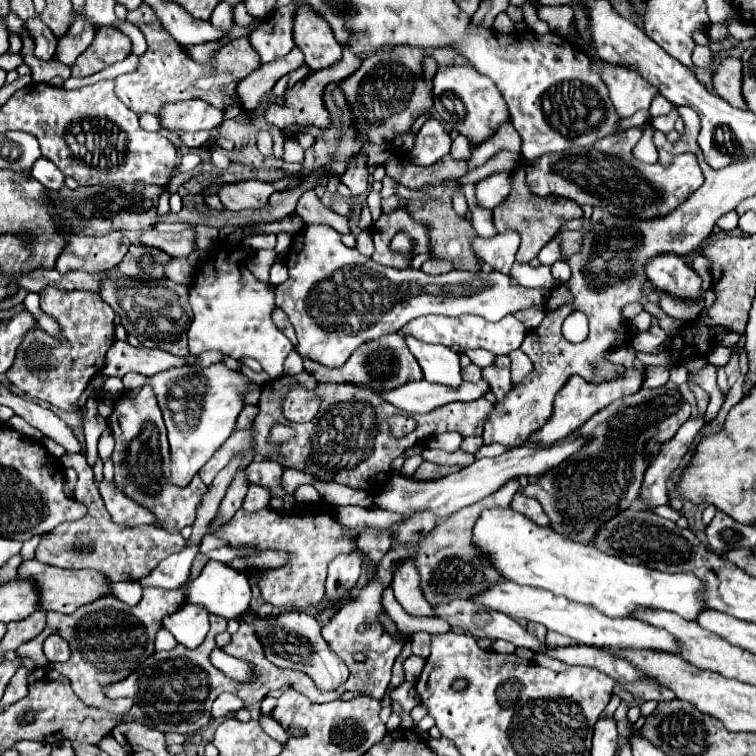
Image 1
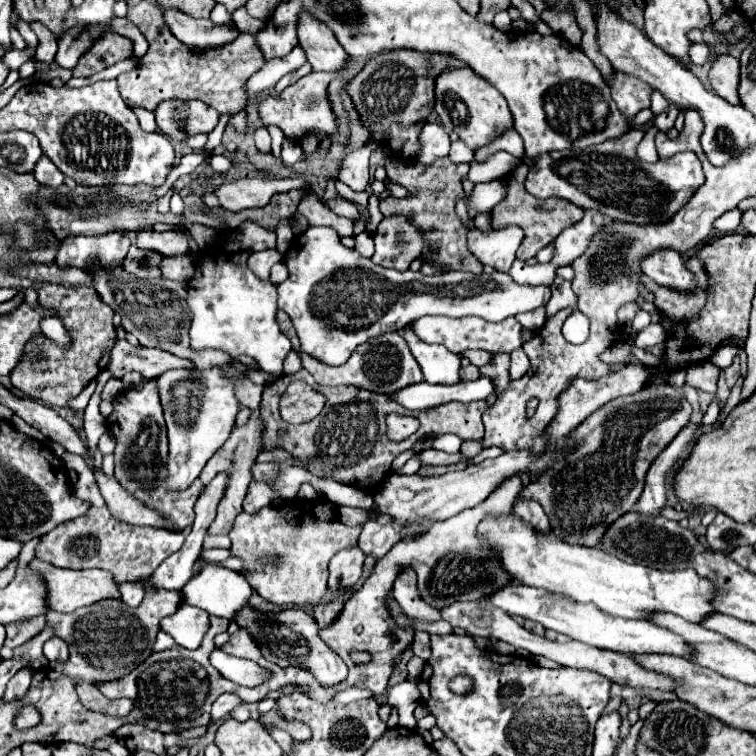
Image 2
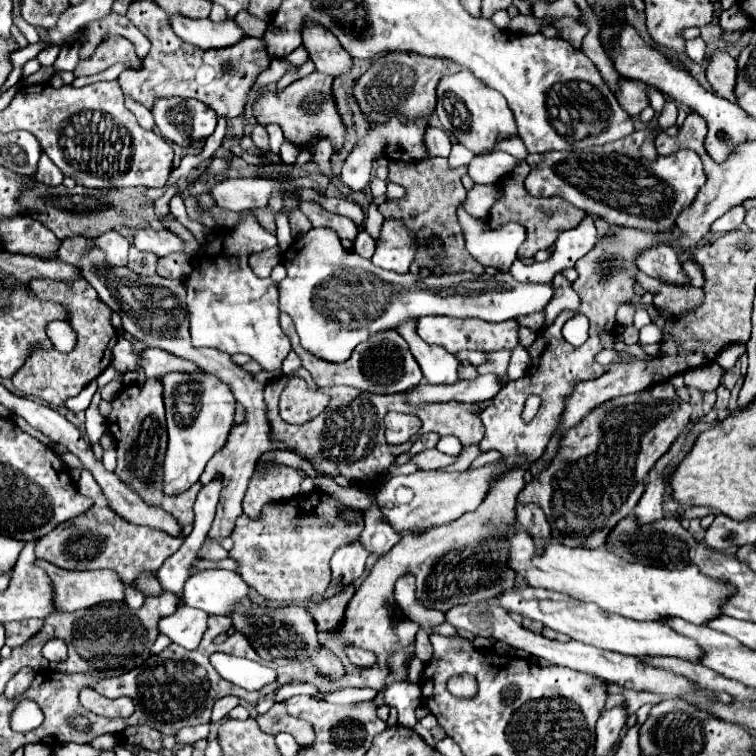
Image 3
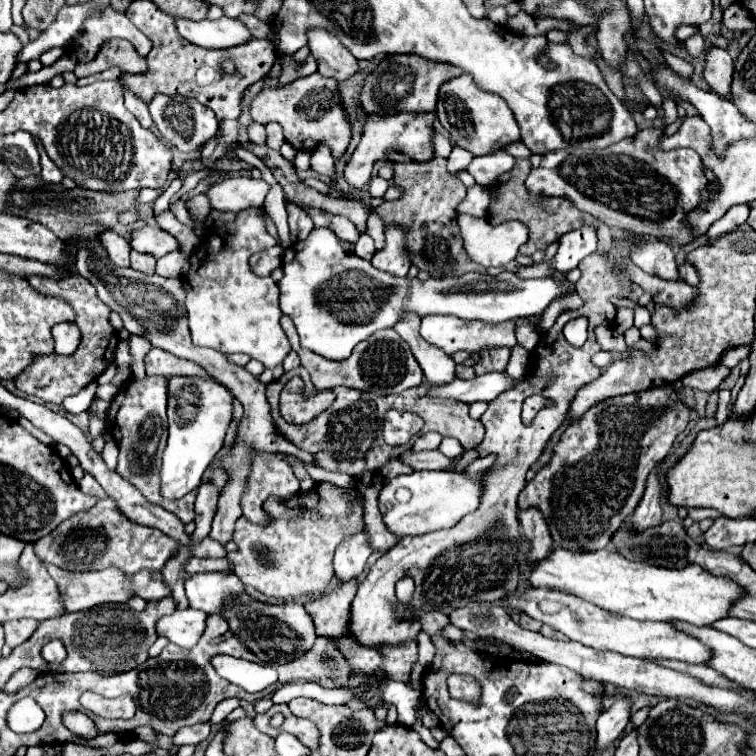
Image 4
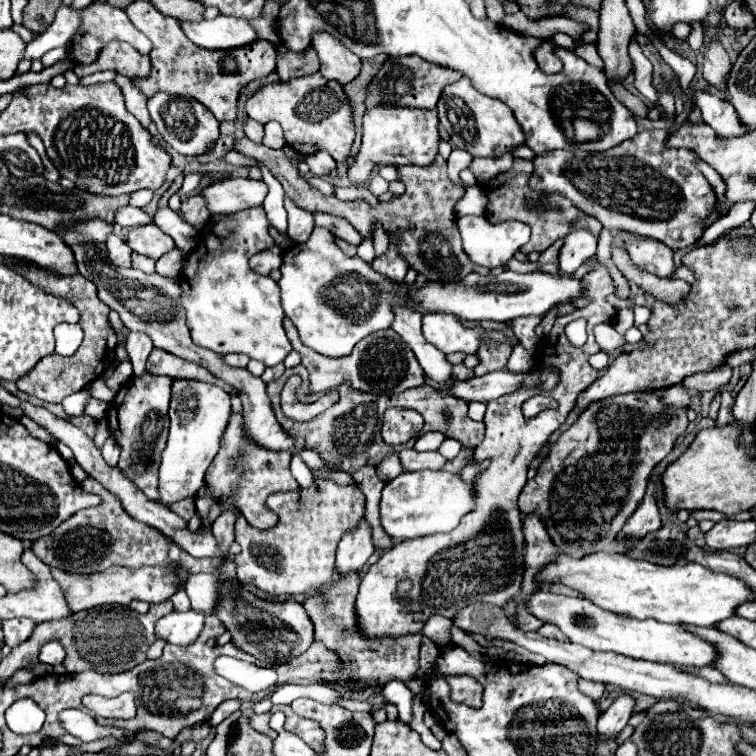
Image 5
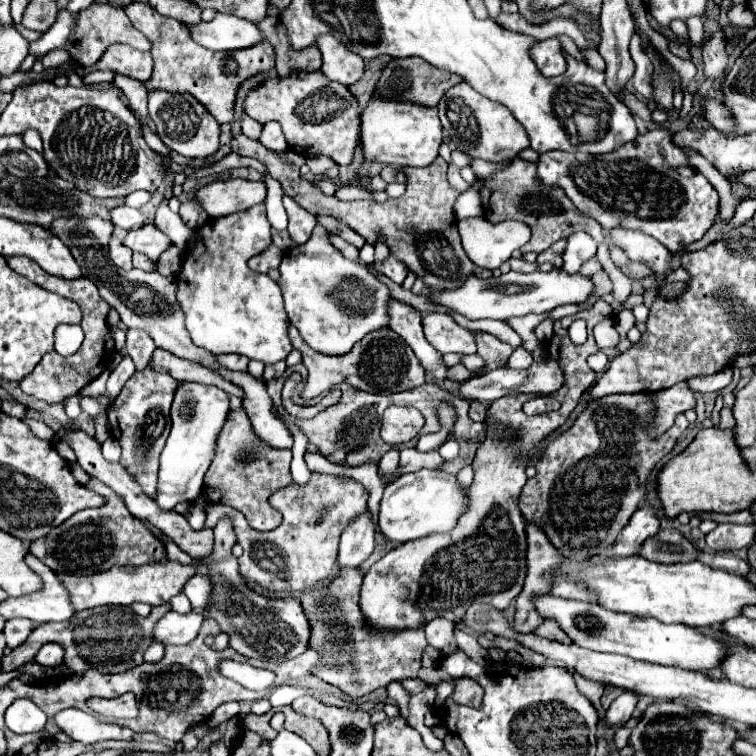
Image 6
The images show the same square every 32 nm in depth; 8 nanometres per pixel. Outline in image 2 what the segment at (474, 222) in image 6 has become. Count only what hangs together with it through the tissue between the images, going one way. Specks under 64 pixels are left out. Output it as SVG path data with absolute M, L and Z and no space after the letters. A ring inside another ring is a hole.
M466 198L458 199L456 214L468 227L468 250L486 266L496 268L498 272L508 272L516 260L516 250L524 240L522 228L508 226L502 230L492 230L488 234L480 232L469 218Z

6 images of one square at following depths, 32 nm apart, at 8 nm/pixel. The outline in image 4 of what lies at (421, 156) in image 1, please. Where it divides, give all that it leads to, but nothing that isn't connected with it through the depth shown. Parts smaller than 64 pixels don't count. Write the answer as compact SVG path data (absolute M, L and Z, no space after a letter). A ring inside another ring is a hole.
M436 132L434 150L436 150L436 156L442 156L442 158L448 158L448 154L451 153L452 145L448 142L448 138L444 138L440 132Z

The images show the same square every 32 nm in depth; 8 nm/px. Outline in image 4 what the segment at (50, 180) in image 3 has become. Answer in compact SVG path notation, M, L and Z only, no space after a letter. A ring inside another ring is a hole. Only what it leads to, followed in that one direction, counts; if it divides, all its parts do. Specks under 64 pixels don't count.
M34 137L34 142L37 145L39 154L40 154L40 162L42 162L42 172L40 172L40 176L42 176L42 180L44 182L52 182L52 184L58 184L60 180L62 180L62 172L56 168L56 164L48 158L48 154L41 142L38 138Z

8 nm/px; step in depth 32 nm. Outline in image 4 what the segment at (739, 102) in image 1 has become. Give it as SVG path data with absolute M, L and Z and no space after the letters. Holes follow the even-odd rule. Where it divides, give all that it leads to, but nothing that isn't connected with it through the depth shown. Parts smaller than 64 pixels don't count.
M712 46L706 52L706 64L704 64L704 78L710 84L710 88L720 96L728 96L732 72L734 72L734 62L728 56L728 52Z

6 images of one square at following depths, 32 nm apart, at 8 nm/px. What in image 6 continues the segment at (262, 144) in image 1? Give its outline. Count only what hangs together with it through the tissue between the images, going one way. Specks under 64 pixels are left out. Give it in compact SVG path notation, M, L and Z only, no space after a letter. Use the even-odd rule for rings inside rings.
M244 114L244 118L242 118L242 132L244 132L248 138L250 138L250 136L260 136L262 124L256 122L256 120L252 120L250 116Z

